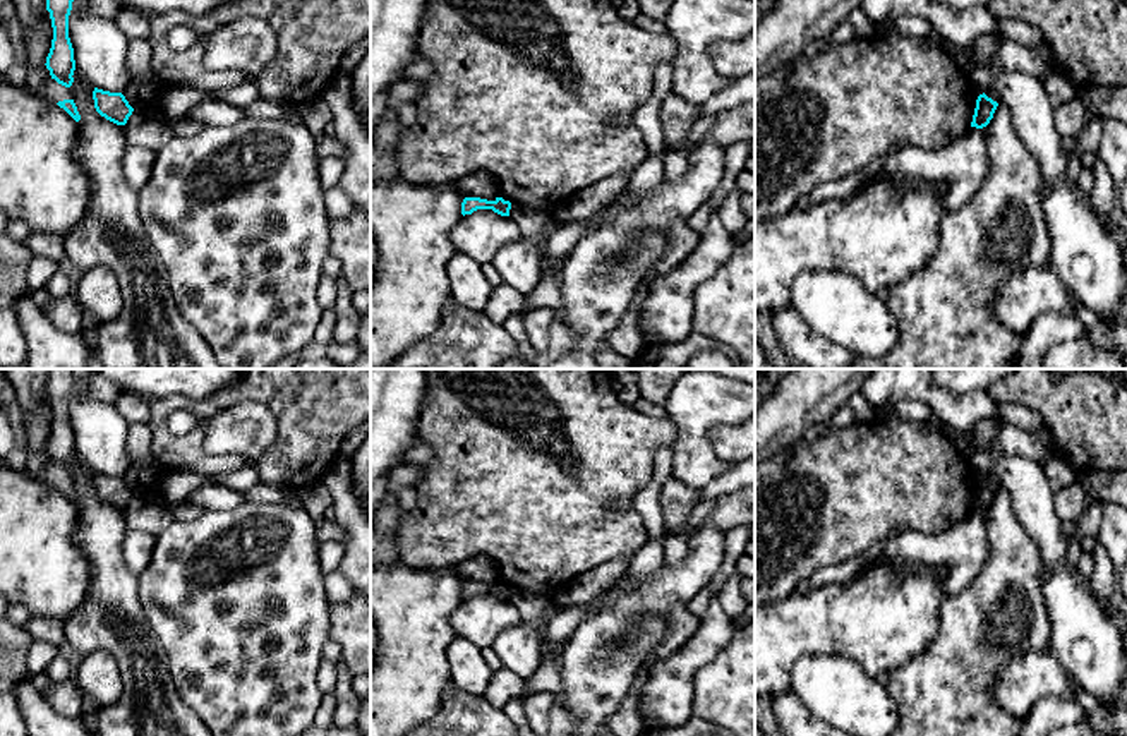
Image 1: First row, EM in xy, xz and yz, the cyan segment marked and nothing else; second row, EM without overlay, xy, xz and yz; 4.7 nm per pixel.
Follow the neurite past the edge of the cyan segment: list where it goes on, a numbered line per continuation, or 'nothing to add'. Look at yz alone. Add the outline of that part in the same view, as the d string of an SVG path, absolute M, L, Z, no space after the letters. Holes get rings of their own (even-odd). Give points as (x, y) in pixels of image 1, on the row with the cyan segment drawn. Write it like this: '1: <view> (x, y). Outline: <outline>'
nothing to add

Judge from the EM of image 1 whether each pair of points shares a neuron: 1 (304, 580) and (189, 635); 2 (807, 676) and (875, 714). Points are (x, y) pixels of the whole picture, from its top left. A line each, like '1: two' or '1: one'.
1: one
2: one

